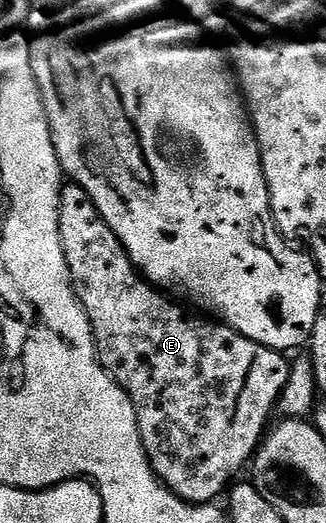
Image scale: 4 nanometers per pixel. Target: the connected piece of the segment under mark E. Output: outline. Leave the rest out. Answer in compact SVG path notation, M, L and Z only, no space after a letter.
M68 182L59 194L59 232L61 233L61 245L65 253L65 261L69 265L71 283L75 287L75 295L79 299L80 305L85 309L87 319L91 323L91 332L95 338L95 349L99 353L99 360L106 369L109 378L122 391L126 391L133 401L133 409L137 413L137 421L139 422L141 441L153 473L178 499L183 499L187 503L196 505L214 504L216 502L215 498L219 494L222 496L236 482L237 476L235 474L243 466L244 470L252 462L255 452L258 451L260 443L263 442L265 432L269 427L267 418L270 417L271 411L273 415L273 412L276 410L285 385L289 381L291 363L288 356L284 352L274 351L268 347L262 347L259 343L249 341L241 333L237 333L222 322L212 321L210 318L200 317L190 310L187 310L187 312L182 311L179 307L174 307L167 300L170 298L162 290L156 289L135 270L135 267L131 264L131 258L125 253L125 249L117 237L117 233L113 233L113 229L109 229L109 225L101 217L101 213L97 209L97 205L93 205L89 193L85 193L85 189L81 189L76 183Z

